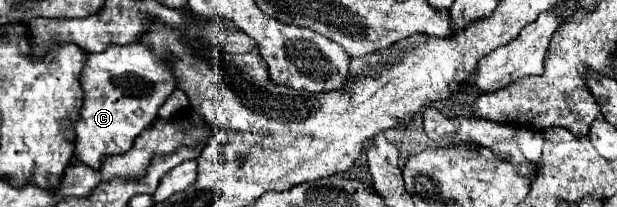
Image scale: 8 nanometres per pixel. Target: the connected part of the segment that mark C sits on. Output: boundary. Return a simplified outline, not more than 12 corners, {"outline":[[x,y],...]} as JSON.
{"outline":[[143,43],[89,55],[73,123],[95,171],[177,89]]}

